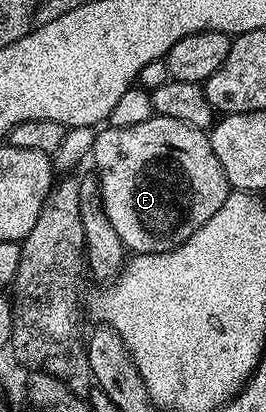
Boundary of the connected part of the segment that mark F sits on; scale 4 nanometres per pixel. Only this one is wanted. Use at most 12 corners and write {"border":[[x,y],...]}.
{"border":[[101,128],[101,203],[125,250],[177,249],[226,203],[205,130]]}

